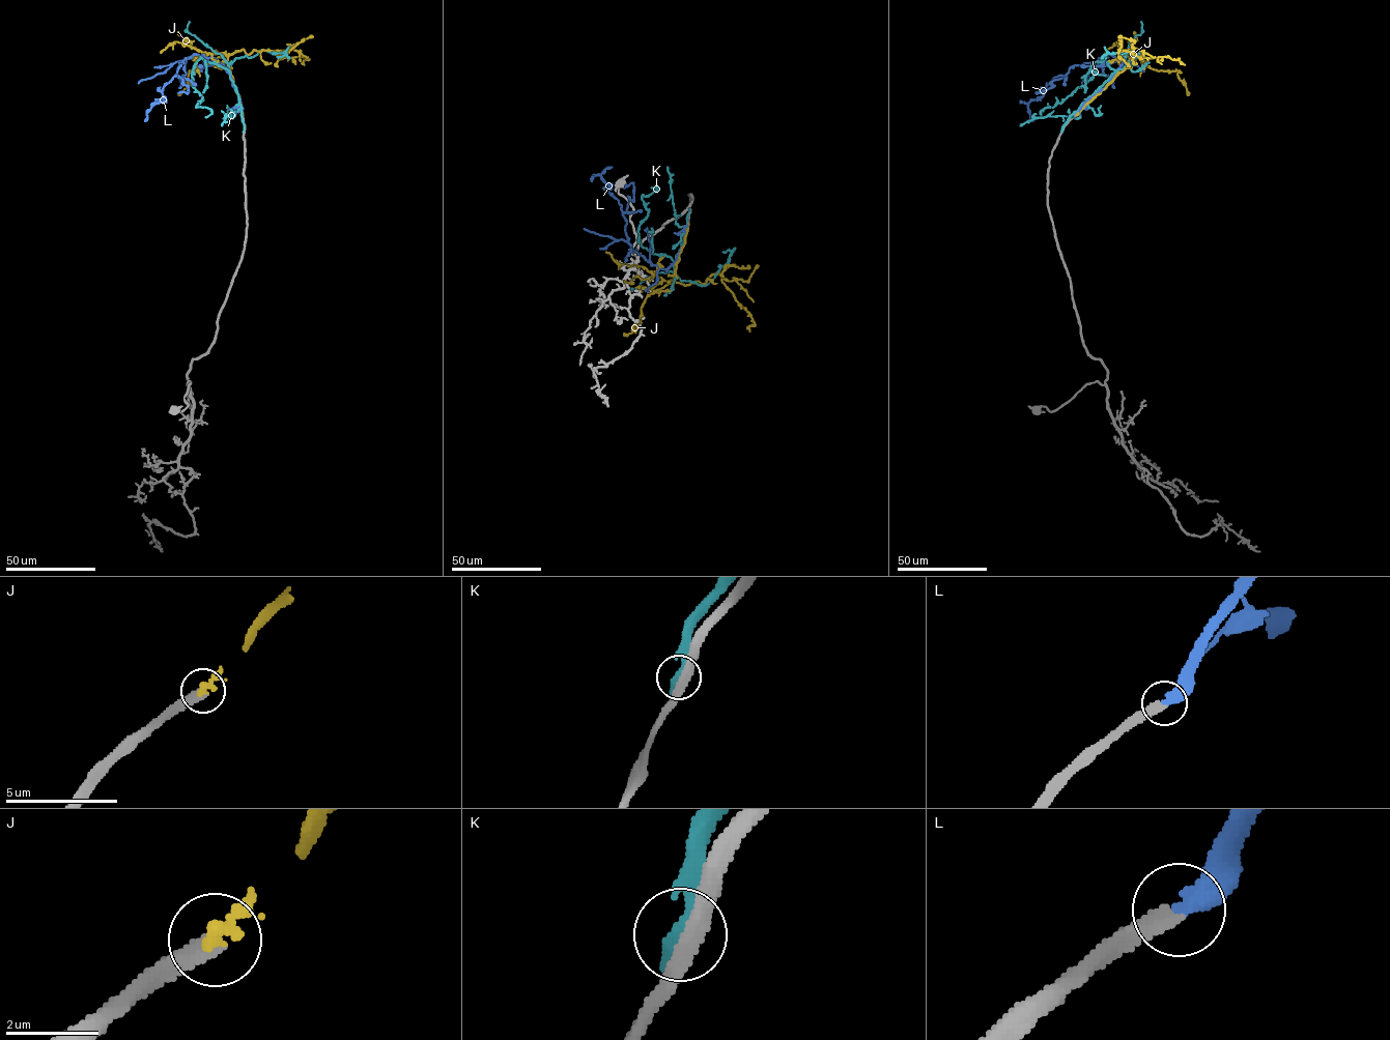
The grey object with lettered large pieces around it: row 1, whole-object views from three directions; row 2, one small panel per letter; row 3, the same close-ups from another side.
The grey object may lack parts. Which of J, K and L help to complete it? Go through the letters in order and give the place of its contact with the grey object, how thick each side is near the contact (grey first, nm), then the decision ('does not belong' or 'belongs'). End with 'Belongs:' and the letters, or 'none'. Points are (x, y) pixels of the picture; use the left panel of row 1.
J: contact (243, 114); calibres 320 and 280 nm; does not belong
K: contact (244, 131); calibres 320 and 360 nm; does not belong
L: contact (243, 114); calibres 320 and 400 nm; belongs
Belongs: L

